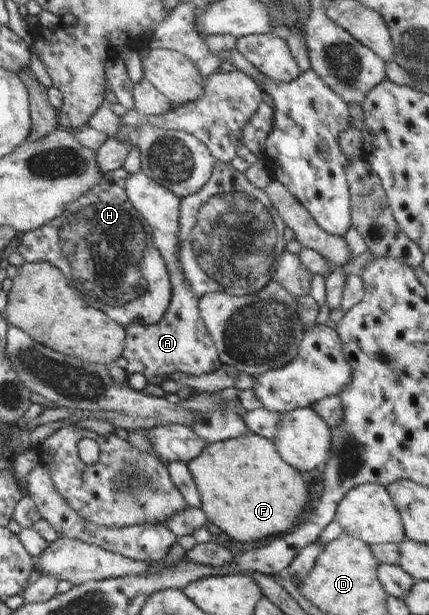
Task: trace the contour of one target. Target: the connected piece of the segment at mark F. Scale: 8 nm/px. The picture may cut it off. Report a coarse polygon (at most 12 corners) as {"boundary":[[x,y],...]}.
{"boundary":[[250,432],[187,466],[209,521],[248,543],[290,532],[309,483]]}

